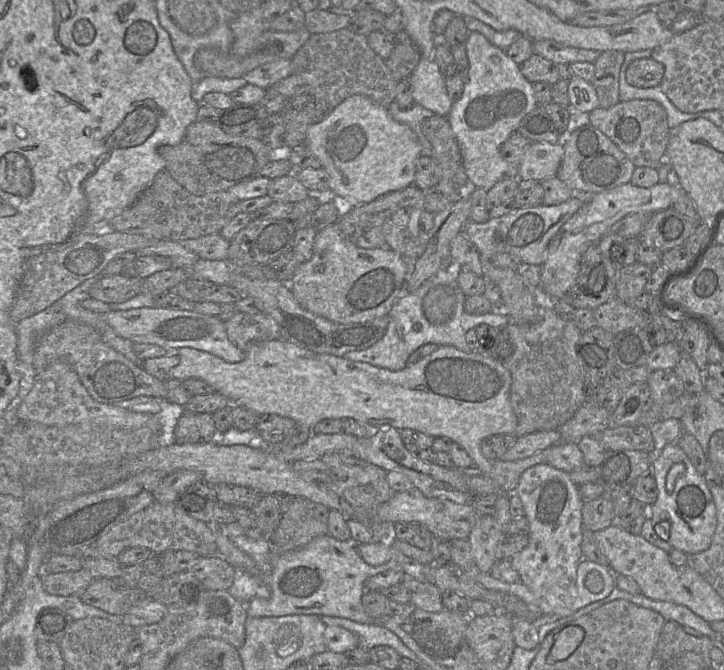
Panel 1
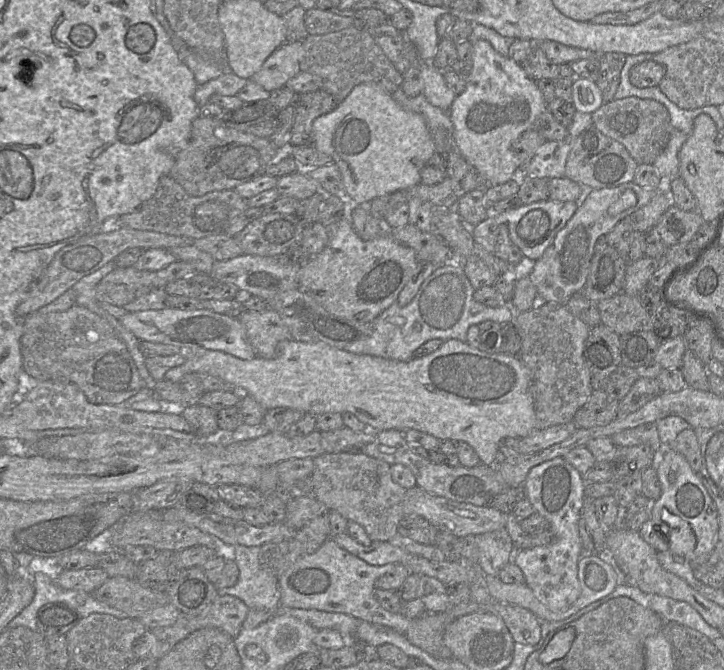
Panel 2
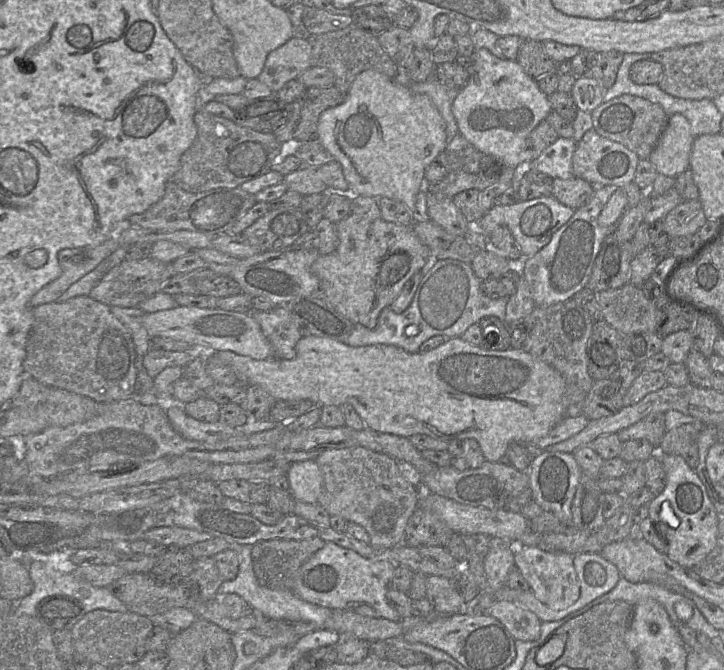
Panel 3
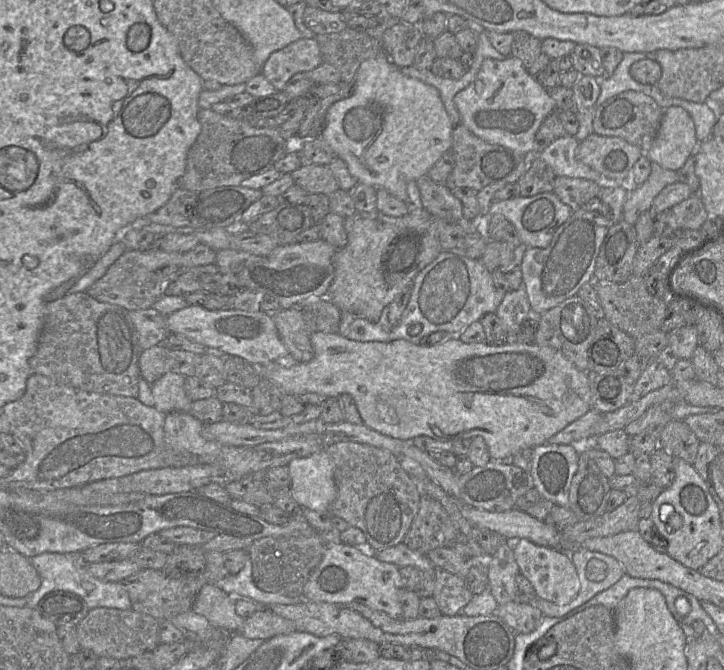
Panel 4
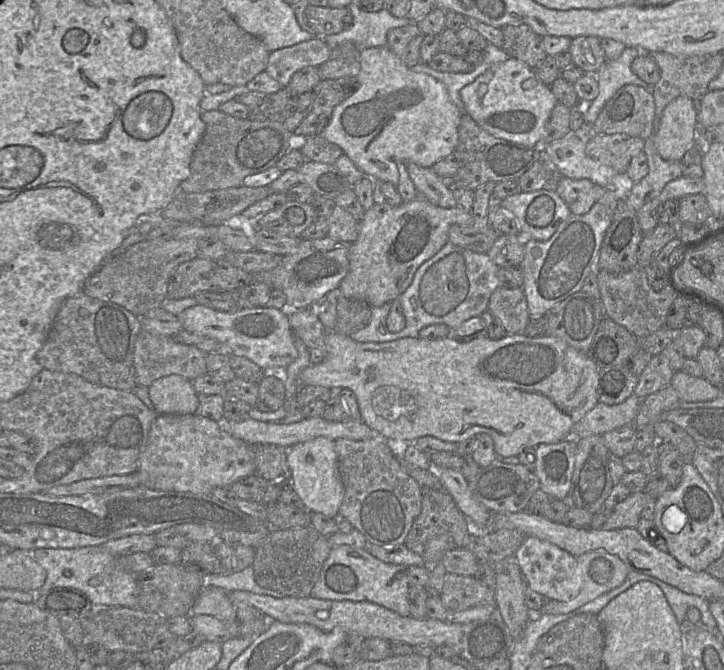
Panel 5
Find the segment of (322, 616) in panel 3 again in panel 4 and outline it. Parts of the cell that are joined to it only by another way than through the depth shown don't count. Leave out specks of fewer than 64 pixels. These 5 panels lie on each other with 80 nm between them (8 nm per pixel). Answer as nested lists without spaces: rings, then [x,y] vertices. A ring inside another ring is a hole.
[[[250,557],[240,572],[228,574],[215,585],[233,597],[250,599],[261,608],[270,608],[275,604],[296,604],[305,600],[304,597],[290,597],[258,588],[253,581]]]

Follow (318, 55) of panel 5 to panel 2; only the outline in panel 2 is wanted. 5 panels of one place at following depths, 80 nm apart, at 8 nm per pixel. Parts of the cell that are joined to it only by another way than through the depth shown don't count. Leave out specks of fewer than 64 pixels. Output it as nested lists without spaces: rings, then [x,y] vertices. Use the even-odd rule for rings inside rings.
[[[303,41],[284,43],[265,60],[249,81],[256,82],[269,92],[284,87],[288,80],[301,71],[303,51]]]

